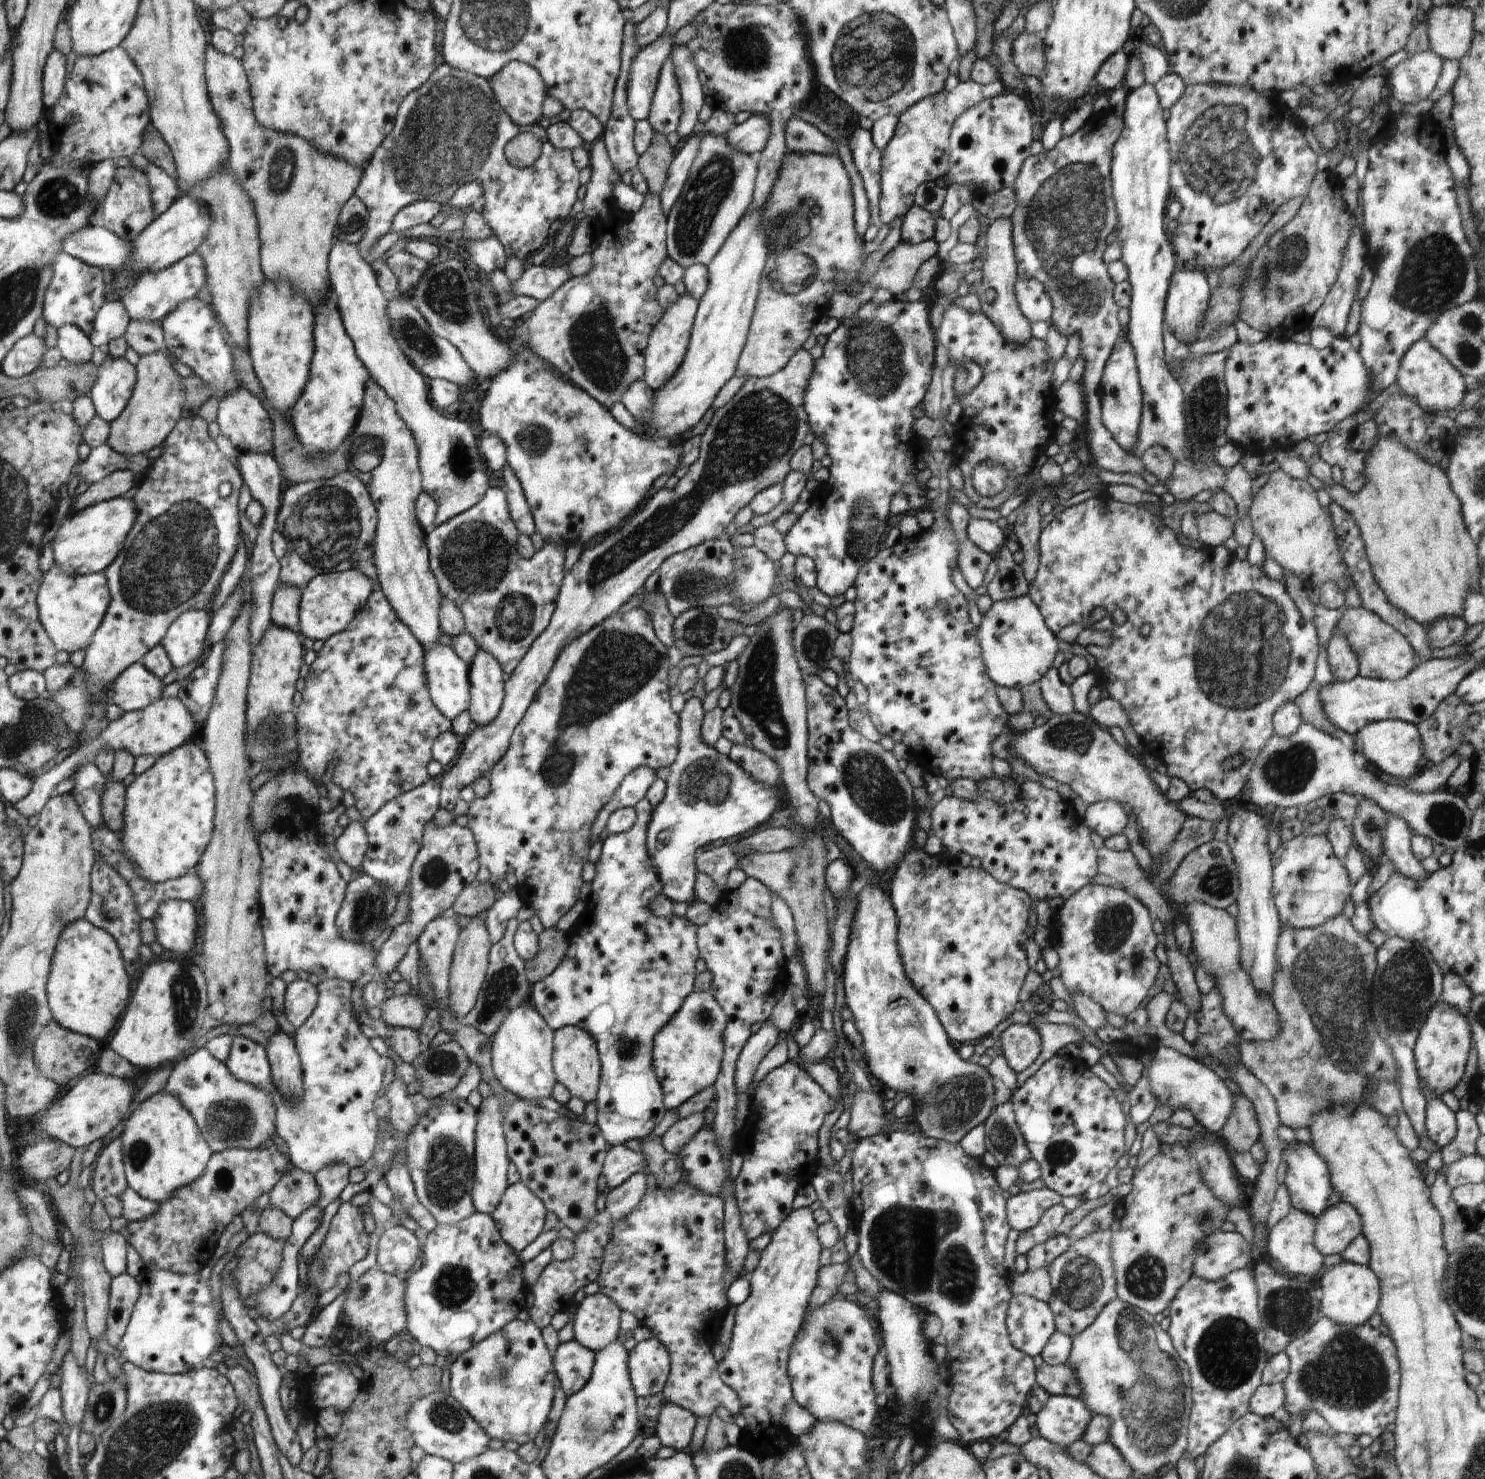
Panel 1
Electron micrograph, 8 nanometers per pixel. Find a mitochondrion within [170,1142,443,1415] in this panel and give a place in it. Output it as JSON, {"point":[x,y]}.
{"point":[294,1184]}

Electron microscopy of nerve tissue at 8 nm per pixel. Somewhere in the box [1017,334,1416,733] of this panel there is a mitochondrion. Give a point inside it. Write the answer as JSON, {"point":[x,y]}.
{"point":[1240,648]}

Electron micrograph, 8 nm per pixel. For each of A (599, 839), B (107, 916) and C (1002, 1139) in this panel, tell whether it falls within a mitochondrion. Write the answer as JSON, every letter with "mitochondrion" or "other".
{"A":"other","B":"other","C":"mitochondrion"}

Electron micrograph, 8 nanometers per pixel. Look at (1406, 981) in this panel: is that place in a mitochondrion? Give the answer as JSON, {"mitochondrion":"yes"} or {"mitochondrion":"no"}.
{"mitochondrion":"yes"}

